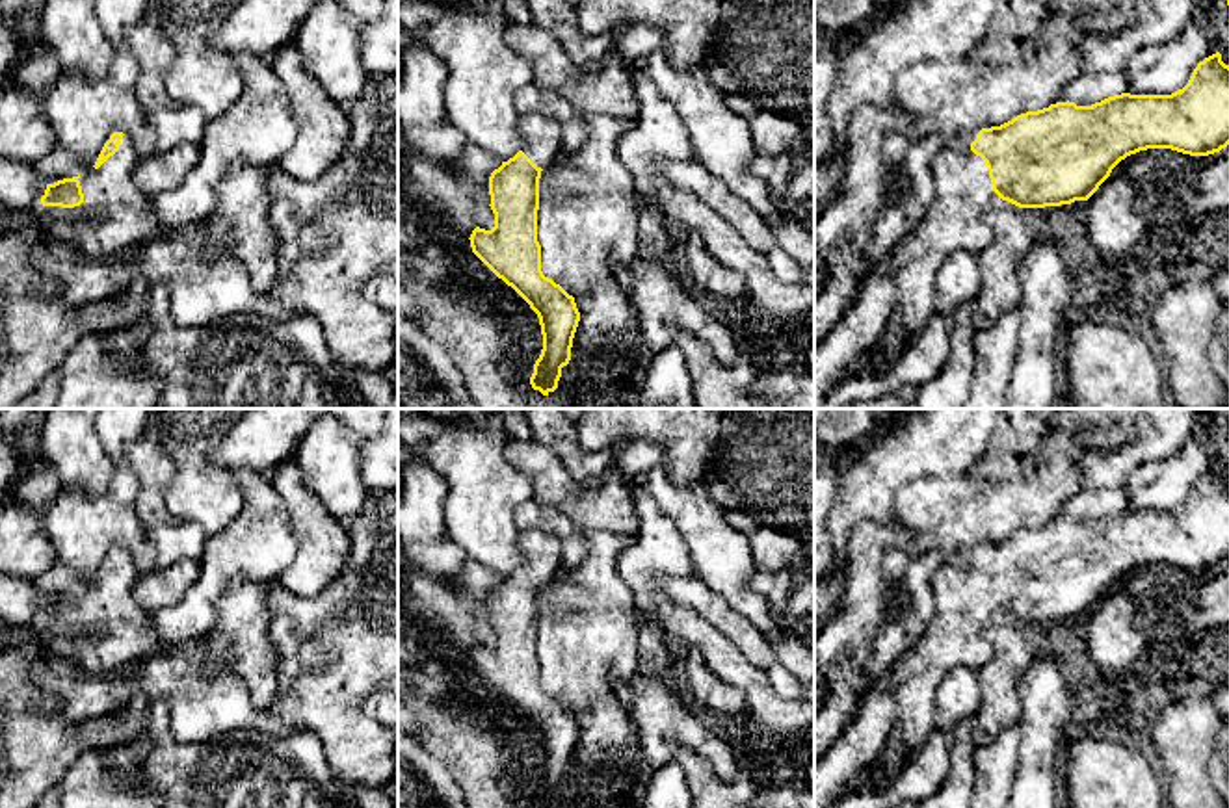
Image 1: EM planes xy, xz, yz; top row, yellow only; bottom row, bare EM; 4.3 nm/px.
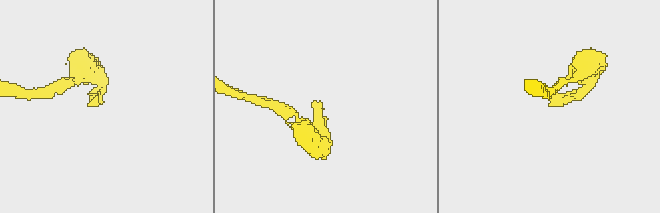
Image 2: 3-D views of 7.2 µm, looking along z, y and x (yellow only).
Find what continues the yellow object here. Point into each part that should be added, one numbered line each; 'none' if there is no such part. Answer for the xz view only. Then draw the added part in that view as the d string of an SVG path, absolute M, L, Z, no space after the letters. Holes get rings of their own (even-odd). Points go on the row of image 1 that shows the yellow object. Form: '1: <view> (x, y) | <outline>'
1: xz (541, 134) | M547 113L521 115L519 130L524 139L522 152L541 169L548 167L562 150L562 130Z

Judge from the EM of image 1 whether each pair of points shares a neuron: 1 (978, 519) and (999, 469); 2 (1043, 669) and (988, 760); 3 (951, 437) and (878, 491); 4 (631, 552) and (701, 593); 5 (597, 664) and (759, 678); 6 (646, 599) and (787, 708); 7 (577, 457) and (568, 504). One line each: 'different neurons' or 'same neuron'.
1: different neurons
2: different neurons
3: same neuron
4: different neurons
5: different neurons
6: same neuron
7: different neurons

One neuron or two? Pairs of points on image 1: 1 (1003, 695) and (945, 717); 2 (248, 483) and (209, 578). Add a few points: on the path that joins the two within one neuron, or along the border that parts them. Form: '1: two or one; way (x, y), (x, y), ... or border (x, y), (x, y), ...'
1: two; border (977, 673), (982, 704), (971, 717)
2: one; way (253, 508), (253, 534), (233, 554)

